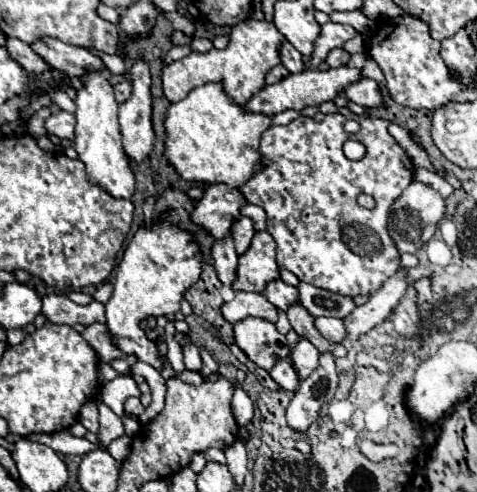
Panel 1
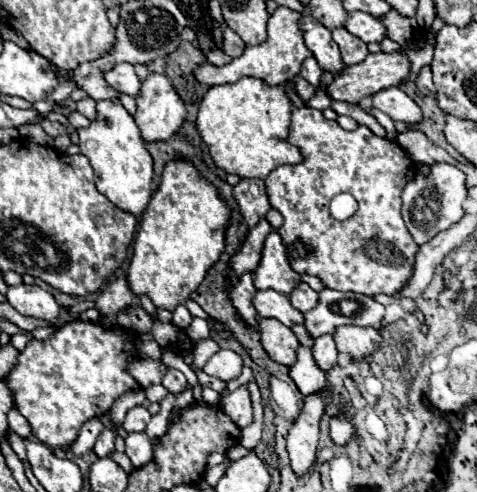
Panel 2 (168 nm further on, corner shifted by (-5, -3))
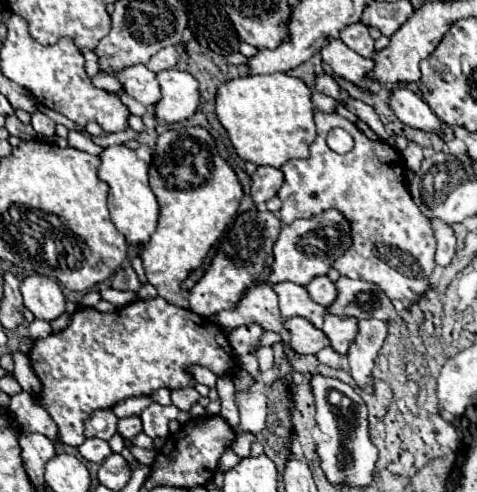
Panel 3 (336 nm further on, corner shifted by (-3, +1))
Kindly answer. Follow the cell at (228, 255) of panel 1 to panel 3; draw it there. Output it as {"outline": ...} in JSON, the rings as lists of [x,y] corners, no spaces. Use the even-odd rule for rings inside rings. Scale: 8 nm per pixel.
{"outline":[[[258,284],[250,288],[234,312],[223,310],[214,314],[214,318],[226,330],[260,324],[264,326],[264,330],[278,332],[284,336],[284,340],[290,340],[290,334],[284,328],[284,318],[278,310],[278,296],[268,284]]]}

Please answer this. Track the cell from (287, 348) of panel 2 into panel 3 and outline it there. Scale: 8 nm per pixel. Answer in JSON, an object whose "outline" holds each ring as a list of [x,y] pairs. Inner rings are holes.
{"outline":[[[288,318],[286,328],[290,332],[290,346],[298,354],[316,354],[330,346],[328,336],[320,328],[312,326],[308,318]]]}

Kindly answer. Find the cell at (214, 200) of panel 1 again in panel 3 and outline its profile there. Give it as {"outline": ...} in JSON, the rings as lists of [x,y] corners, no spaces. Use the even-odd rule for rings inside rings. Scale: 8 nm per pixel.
{"outline":[[[260,166],[254,174],[252,174],[252,198],[256,204],[264,204],[266,200],[270,200],[272,196],[278,194],[278,190],[284,184],[284,174],[278,168],[272,166]]]}

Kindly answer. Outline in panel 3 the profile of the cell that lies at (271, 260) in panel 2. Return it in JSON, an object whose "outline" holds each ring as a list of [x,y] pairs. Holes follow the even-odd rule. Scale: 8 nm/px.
{"outline":[[[334,208],[312,216],[308,220],[294,220],[292,224],[284,224],[274,244],[274,266],[270,282],[296,282],[306,286],[312,278],[324,276],[336,258],[340,258],[352,246],[350,222]]]}

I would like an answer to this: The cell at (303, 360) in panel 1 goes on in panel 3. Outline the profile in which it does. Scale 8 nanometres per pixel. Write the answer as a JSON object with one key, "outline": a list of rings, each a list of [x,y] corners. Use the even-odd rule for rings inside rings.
{"outline":[[[326,314],[322,330],[332,342],[332,348],[340,354],[346,354],[350,344],[354,342],[358,334],[358,318],[354,316],[336,316],[336,314]]]}

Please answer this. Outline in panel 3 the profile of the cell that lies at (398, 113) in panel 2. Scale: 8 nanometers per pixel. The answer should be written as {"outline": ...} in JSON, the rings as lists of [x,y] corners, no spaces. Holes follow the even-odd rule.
{"outline":[[[398,88],[390,98],[390,106],[392,106],[394,114],[398,116],[398,120],[404,122],[406,126],[444,136],[442,120],[436,114],[432,114],[430,106],[412,90]]]}

